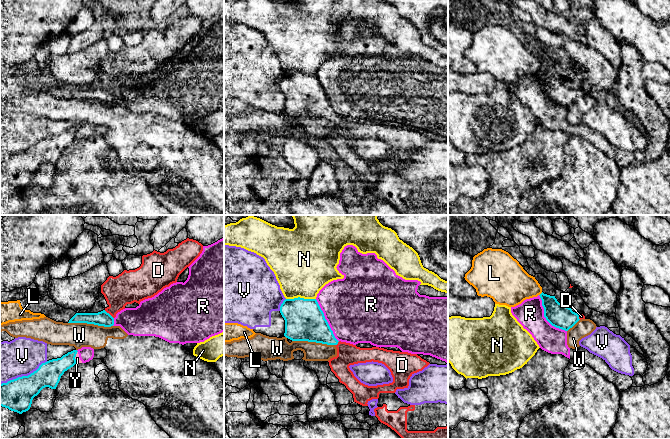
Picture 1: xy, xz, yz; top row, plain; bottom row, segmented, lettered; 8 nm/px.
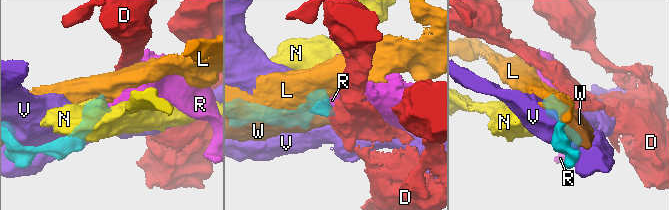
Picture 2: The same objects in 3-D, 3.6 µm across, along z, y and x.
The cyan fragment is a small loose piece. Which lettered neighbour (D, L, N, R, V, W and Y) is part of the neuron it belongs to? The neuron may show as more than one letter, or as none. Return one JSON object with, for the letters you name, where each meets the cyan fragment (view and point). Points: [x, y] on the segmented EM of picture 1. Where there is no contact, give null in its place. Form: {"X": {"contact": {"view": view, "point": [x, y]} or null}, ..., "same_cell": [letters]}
{"D": {"contact": {"view": "xy", "point": [109, 314]}}, "same_cell": ["D"]}

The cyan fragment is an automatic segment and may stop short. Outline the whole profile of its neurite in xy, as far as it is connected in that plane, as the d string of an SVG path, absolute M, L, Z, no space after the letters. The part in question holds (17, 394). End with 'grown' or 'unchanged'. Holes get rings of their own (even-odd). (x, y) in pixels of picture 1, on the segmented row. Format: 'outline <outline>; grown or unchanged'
outline M77 350L42 363L28 376L18 377L0 384L0 406L22 414L30 409L32 400L40 391L49 387L56 389L65 371L76 364Z; unchanged

